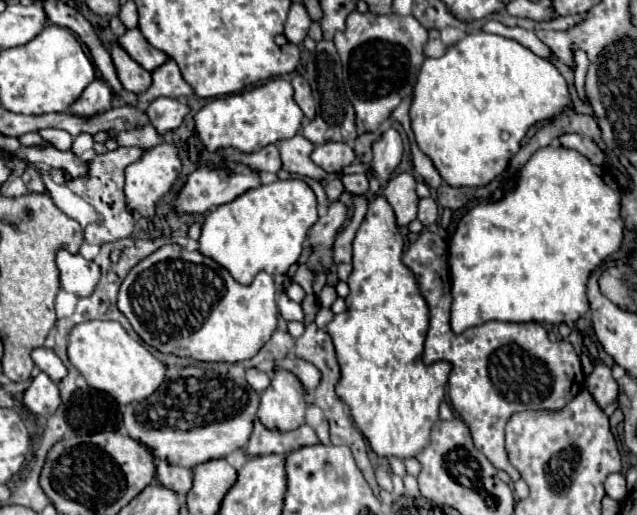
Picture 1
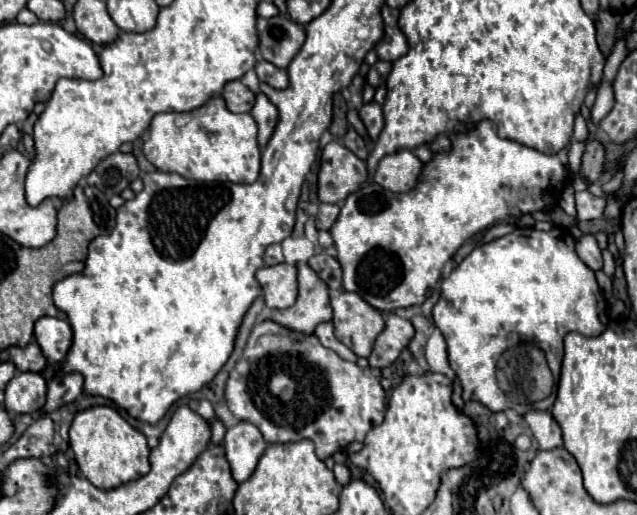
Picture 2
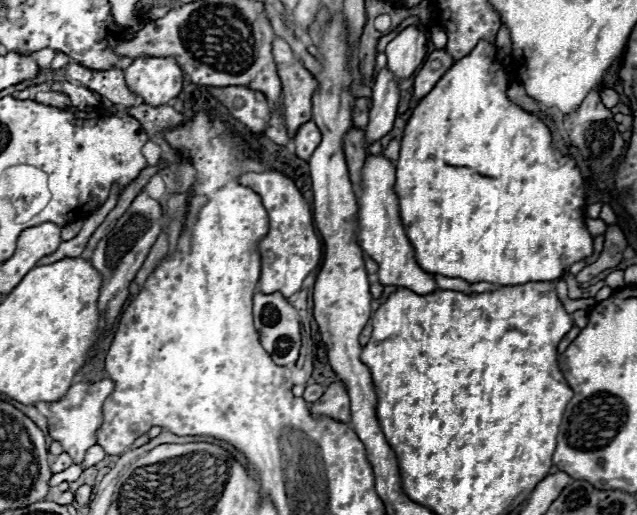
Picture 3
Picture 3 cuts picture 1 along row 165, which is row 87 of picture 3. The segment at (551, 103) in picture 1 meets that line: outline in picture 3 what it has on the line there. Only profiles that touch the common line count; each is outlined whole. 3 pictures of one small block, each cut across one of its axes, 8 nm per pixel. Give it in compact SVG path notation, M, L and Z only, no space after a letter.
M480 40L476 48L454 62L450 70L436 82L436 86L418 102L414 108L412 116L406 122L404 136L402 136L402 148L400 148L400 158L396 162L396 194L400 200L400 218L406 228L406 234L416 248L416 260L422 270L430 274L442 274L448 278L462 278L466 282L490 282L498 286L520 286L528 282L540 282L540 280L556 280L562 274L570 270L574 262L580 262L588 258L594 248L592 248L592 236L586 230L584 224L584 180L580 174L580 168L576 166L574 158L560 154L552 146L552 134L548 126L532 116L530 112L522 110L520 106L512 104L506 96L508 90L508 74L504 68L496 66L496 46L492 42Z

